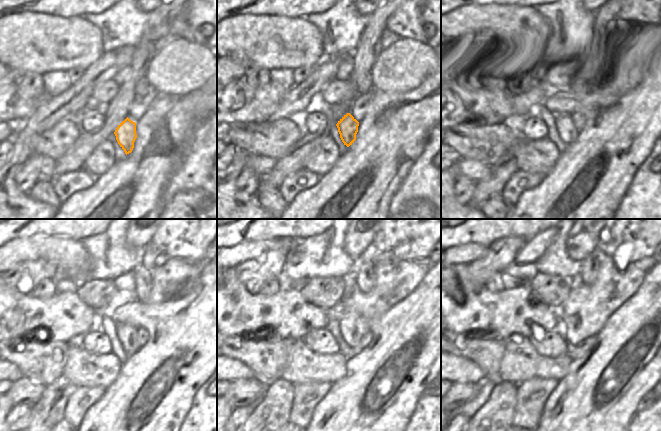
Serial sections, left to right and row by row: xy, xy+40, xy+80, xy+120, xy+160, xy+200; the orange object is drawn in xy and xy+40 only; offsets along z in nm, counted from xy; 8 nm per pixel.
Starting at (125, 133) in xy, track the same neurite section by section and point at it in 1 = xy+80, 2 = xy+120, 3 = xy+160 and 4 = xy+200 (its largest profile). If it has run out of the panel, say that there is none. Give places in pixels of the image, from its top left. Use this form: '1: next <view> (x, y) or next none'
1: next xy+80 (568, 125)
2: next xy+120 (123, 340)
3: next xy+160 (396, 279)
4: next xy+200 (584, 312)

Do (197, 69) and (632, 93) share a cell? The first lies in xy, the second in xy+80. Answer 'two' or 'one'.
two

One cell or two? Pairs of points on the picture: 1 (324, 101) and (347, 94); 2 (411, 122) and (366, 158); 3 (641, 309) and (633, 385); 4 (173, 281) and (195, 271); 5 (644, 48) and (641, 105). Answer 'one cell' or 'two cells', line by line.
1: one cell
2: one cell
3: one cell
4: one cell
5: two cells

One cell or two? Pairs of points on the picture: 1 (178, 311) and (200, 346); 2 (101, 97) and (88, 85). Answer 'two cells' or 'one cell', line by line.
1: one cell
2: two cells

